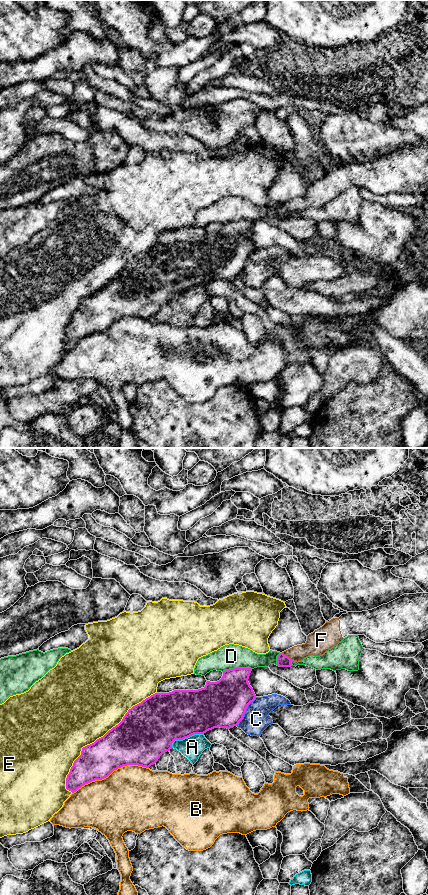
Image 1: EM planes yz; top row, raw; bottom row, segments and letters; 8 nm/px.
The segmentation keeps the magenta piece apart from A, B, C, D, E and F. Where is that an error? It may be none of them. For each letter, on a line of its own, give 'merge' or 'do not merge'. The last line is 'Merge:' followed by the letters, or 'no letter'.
A: do not merge
B: do not merge
C: do not merge
D: do not merge
E: do not merge
F: merge
Merge: F

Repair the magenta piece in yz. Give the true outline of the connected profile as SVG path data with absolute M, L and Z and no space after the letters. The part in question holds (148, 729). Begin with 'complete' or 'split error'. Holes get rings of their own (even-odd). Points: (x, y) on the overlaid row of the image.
complete | M251 668L225 670L219 681L207 681L204 688L155 693L133 706L118 725L94 743L82 748L81 755L74 761L67 775L66 789L74 793L85 784L102 780L123 766L149 768L164 752L172 749L175 740L204 734L214 728L230 729L237 726L248 705L256 698L248 682L251 671Z

